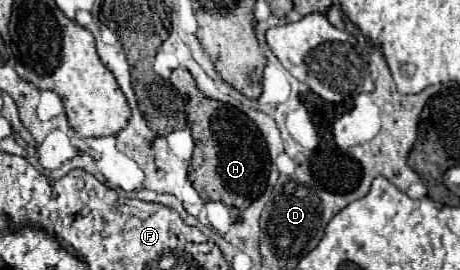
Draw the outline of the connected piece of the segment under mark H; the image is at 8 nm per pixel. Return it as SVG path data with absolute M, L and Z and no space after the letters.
M194 91L188 101L188 121L192 125L194 155L188 179L204 201L222 201L228 207L246 209L266 189L270 157L254 121L232 105L204 97Z

